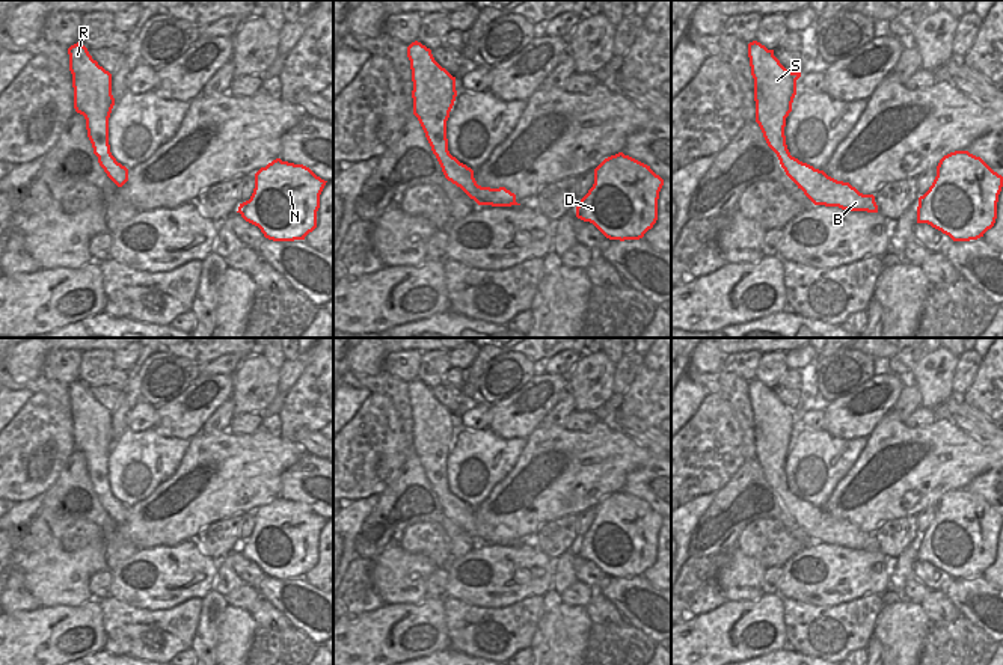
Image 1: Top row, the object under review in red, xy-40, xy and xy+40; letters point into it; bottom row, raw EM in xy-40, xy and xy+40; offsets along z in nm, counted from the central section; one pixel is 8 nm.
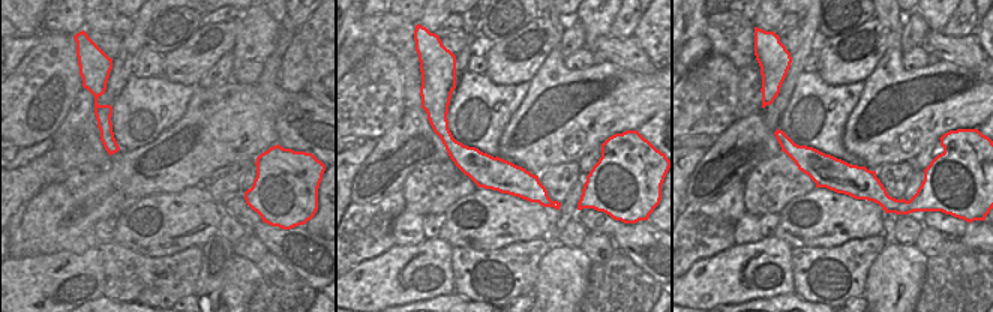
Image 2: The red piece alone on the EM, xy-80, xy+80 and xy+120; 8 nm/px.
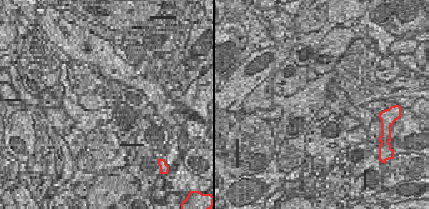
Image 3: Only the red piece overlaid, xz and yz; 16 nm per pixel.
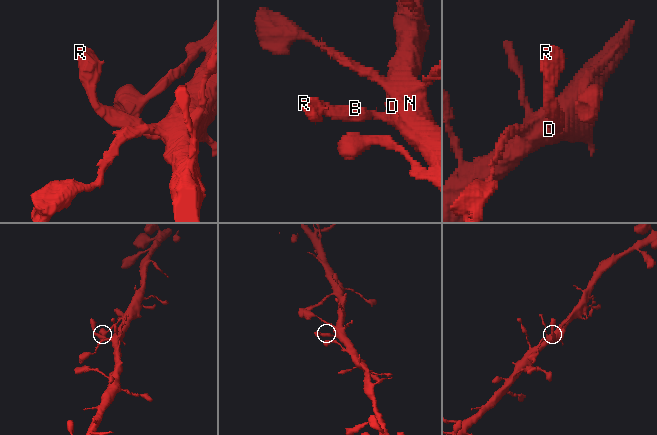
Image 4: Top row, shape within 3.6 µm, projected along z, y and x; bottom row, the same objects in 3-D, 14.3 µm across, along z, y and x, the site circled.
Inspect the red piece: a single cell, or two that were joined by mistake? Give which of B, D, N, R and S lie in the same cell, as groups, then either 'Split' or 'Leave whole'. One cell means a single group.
Groups: B D N R S. Leave whole.

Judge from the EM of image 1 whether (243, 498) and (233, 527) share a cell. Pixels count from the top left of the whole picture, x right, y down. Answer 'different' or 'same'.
different

